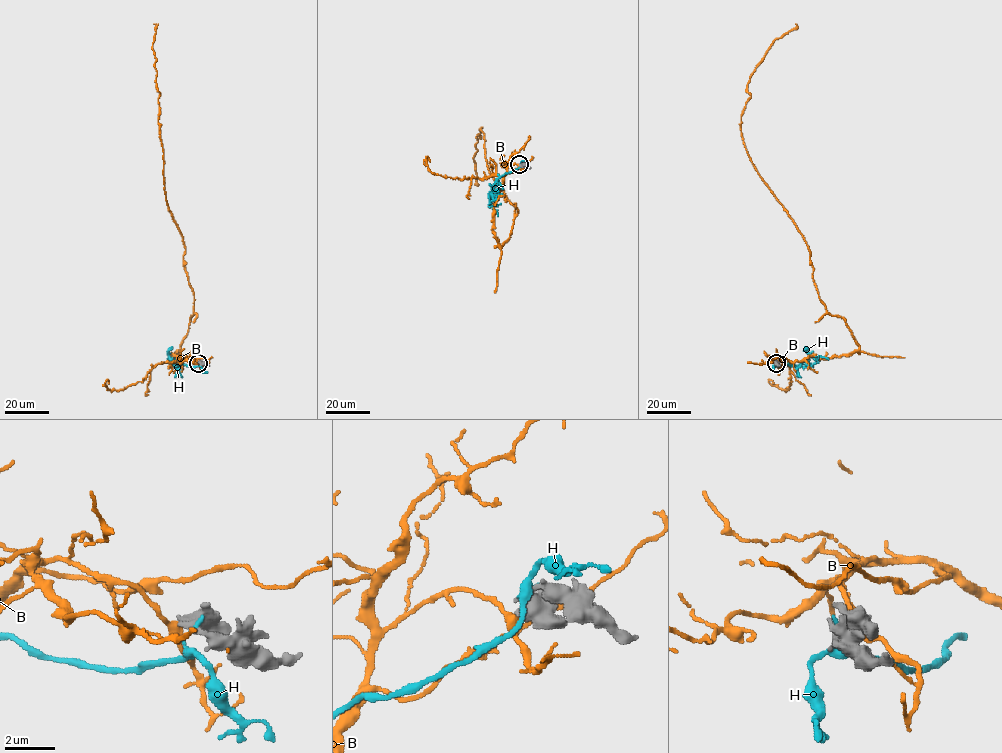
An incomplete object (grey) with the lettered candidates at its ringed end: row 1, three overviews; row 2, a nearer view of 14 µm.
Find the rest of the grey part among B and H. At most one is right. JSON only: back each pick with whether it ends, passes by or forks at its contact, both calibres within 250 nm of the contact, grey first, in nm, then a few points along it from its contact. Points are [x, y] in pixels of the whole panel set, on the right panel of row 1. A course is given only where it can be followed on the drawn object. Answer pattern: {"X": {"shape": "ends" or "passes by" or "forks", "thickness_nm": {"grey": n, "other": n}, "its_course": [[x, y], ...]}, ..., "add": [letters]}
{"add": []}

